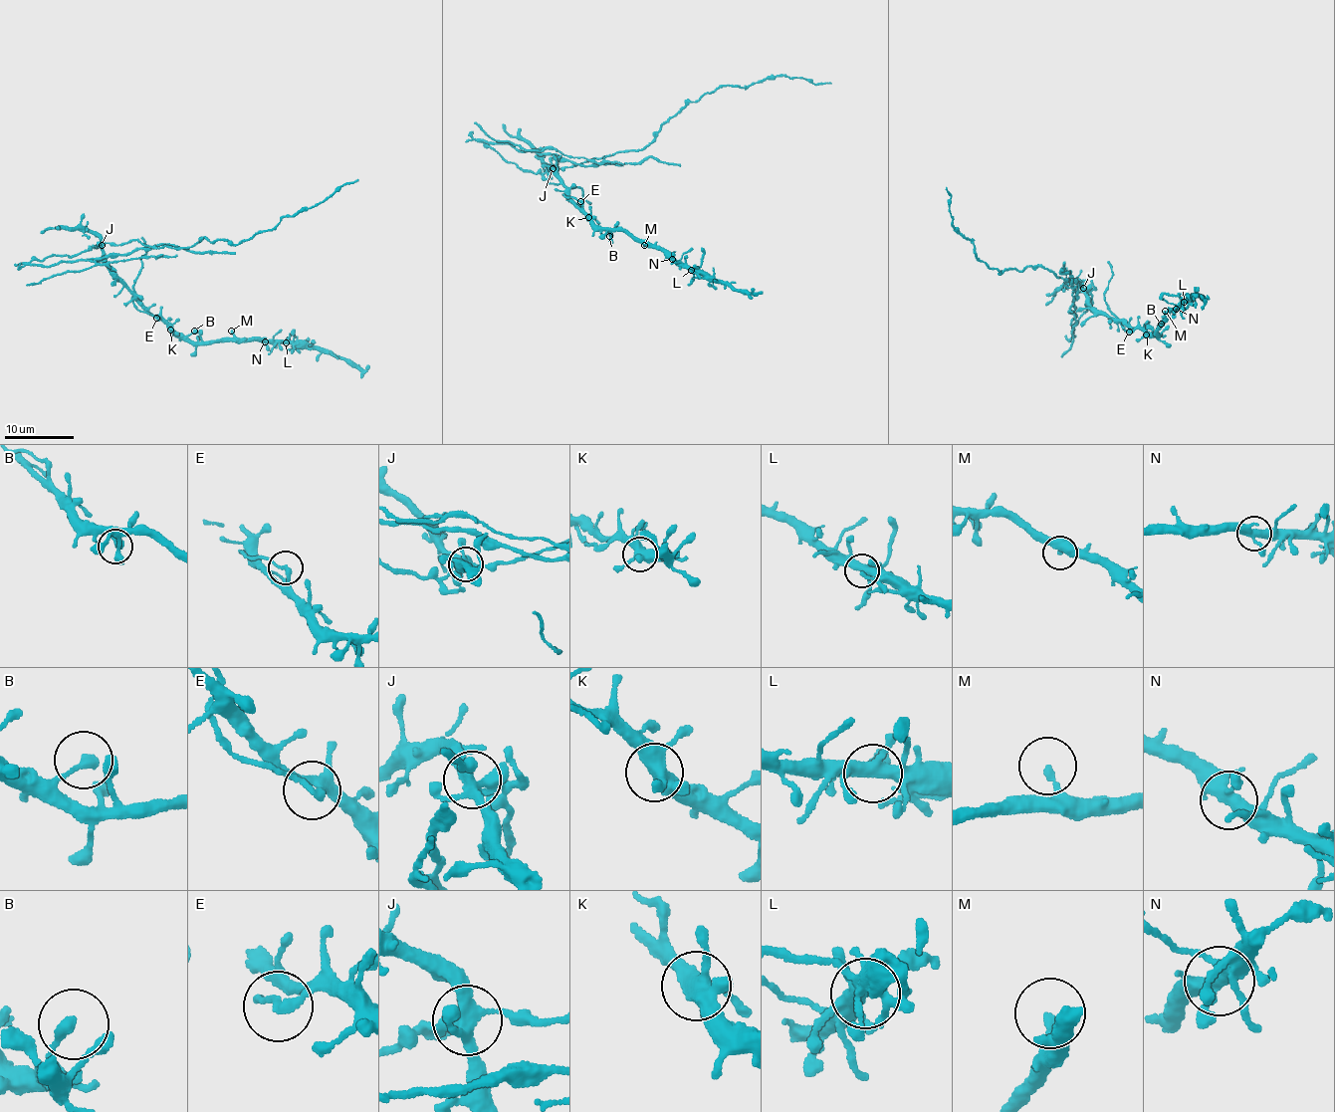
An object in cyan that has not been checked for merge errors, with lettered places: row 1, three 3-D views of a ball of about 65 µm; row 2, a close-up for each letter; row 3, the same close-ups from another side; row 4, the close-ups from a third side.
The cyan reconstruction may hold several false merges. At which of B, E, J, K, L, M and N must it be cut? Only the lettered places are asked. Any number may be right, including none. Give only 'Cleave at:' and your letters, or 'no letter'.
Cleave at: E, J

